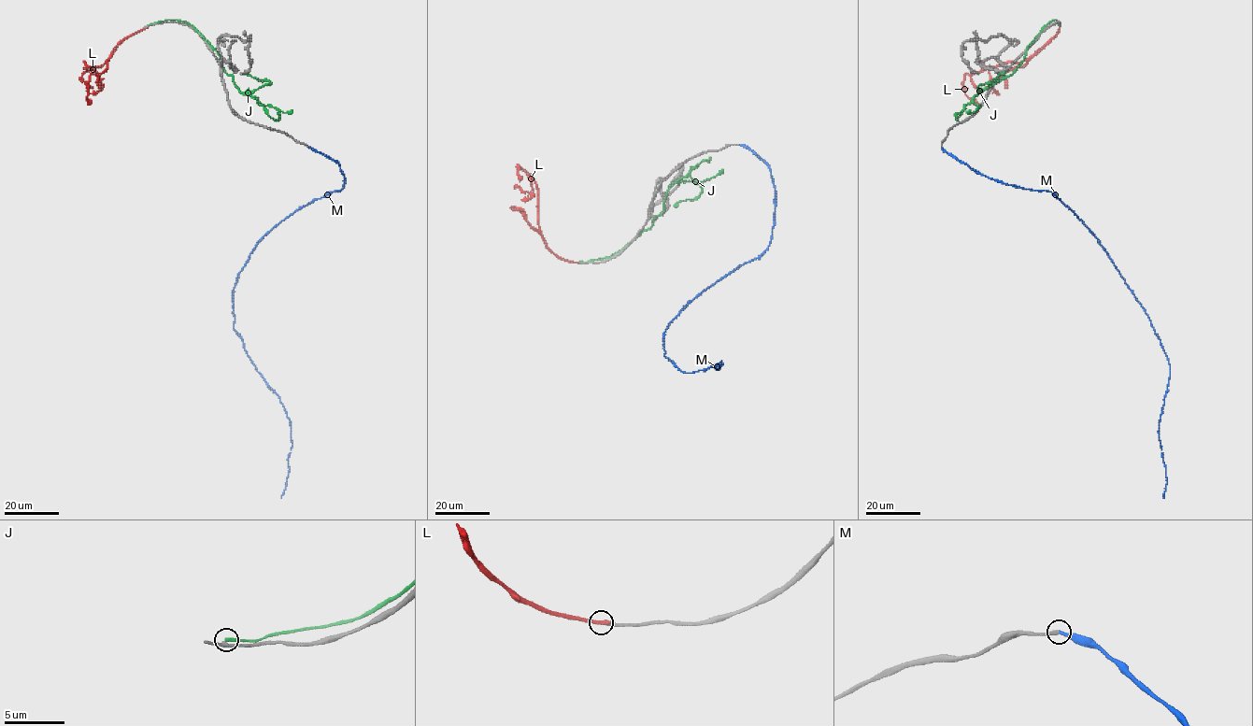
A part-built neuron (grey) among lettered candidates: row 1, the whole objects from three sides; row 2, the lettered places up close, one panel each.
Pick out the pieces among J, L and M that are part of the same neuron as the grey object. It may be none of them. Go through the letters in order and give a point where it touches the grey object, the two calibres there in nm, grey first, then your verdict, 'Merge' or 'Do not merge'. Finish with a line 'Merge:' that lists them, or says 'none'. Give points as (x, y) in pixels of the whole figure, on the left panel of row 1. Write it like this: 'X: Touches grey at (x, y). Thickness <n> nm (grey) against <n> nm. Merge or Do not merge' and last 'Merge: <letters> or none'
J: Touches grey at (149, 24). Thickness 240 nm (grey) against 280 nm. Do not merge
L: Touches grey at (146, 27). Thickness 340 nm (grey) against 360 nm. Do not merge
M: Touches grey at (308, 147). Thickness 280 nm (grey) against 260 nm. Merge
Merge: M

